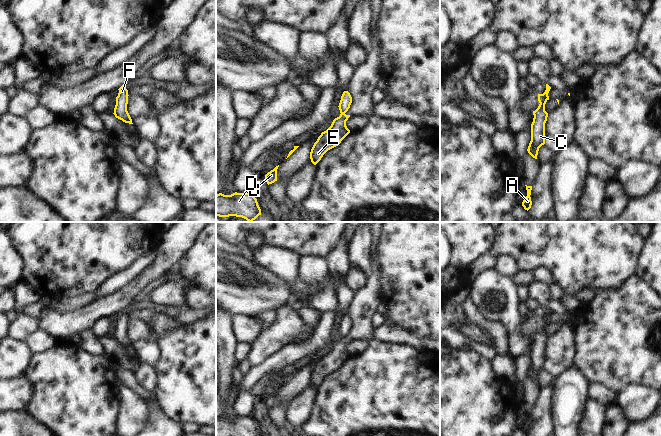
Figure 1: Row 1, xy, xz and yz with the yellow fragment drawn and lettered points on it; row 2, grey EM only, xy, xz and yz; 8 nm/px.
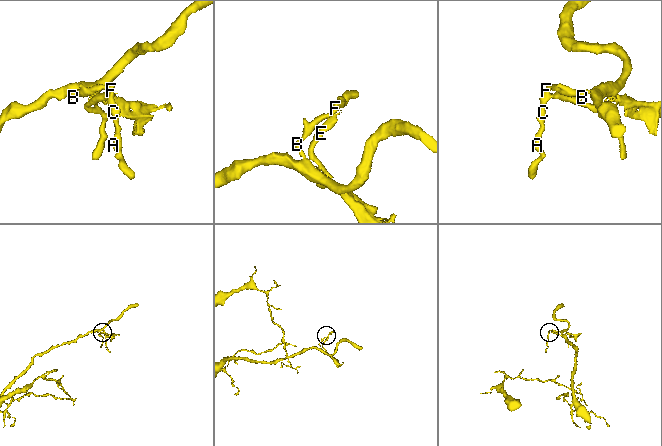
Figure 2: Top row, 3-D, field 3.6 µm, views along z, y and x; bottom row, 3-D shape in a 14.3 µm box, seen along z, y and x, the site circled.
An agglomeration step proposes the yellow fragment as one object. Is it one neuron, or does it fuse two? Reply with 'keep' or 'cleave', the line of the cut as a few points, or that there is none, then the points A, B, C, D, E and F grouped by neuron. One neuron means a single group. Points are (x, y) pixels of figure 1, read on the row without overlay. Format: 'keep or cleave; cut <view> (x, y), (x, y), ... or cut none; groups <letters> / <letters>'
cleave; cut xz (341, 336), (344, 337); groups A B C D F / E

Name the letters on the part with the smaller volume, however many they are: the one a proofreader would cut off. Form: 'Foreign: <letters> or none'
Foreign: E

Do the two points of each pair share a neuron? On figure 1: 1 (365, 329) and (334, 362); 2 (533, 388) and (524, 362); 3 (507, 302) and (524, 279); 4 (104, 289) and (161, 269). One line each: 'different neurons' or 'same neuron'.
1: same neuron
2: same neuron
3: different neurons
4: different neurons

